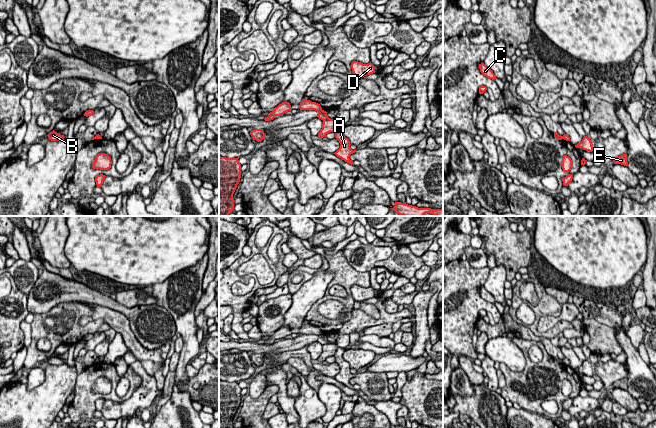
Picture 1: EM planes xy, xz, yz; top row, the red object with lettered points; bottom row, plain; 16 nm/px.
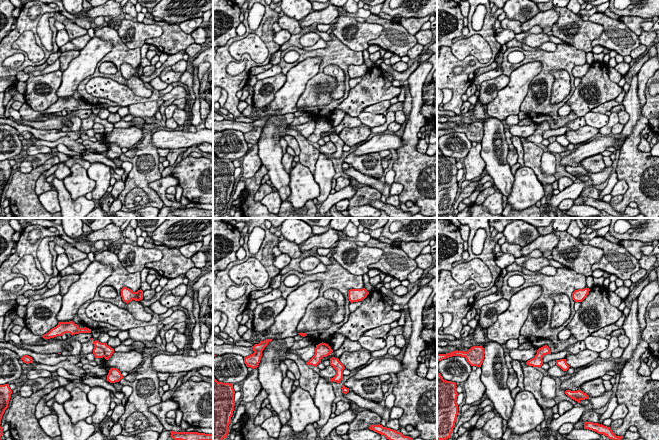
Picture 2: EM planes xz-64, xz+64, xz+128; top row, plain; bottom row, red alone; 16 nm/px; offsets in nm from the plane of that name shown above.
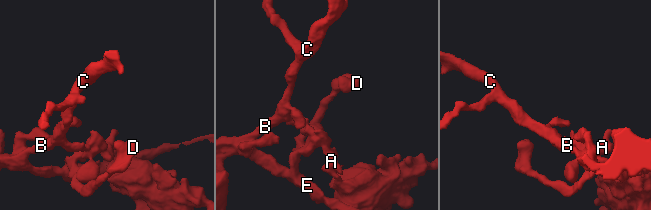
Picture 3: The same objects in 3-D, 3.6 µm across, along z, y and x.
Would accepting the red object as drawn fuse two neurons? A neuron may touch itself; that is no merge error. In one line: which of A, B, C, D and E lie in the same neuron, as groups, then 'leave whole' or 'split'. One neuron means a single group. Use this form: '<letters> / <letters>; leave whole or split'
A / B C D E; split

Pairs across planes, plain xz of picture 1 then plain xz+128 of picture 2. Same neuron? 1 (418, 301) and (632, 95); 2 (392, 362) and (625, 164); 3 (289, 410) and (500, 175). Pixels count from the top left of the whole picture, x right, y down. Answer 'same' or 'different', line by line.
1: different
2: different
3: same

